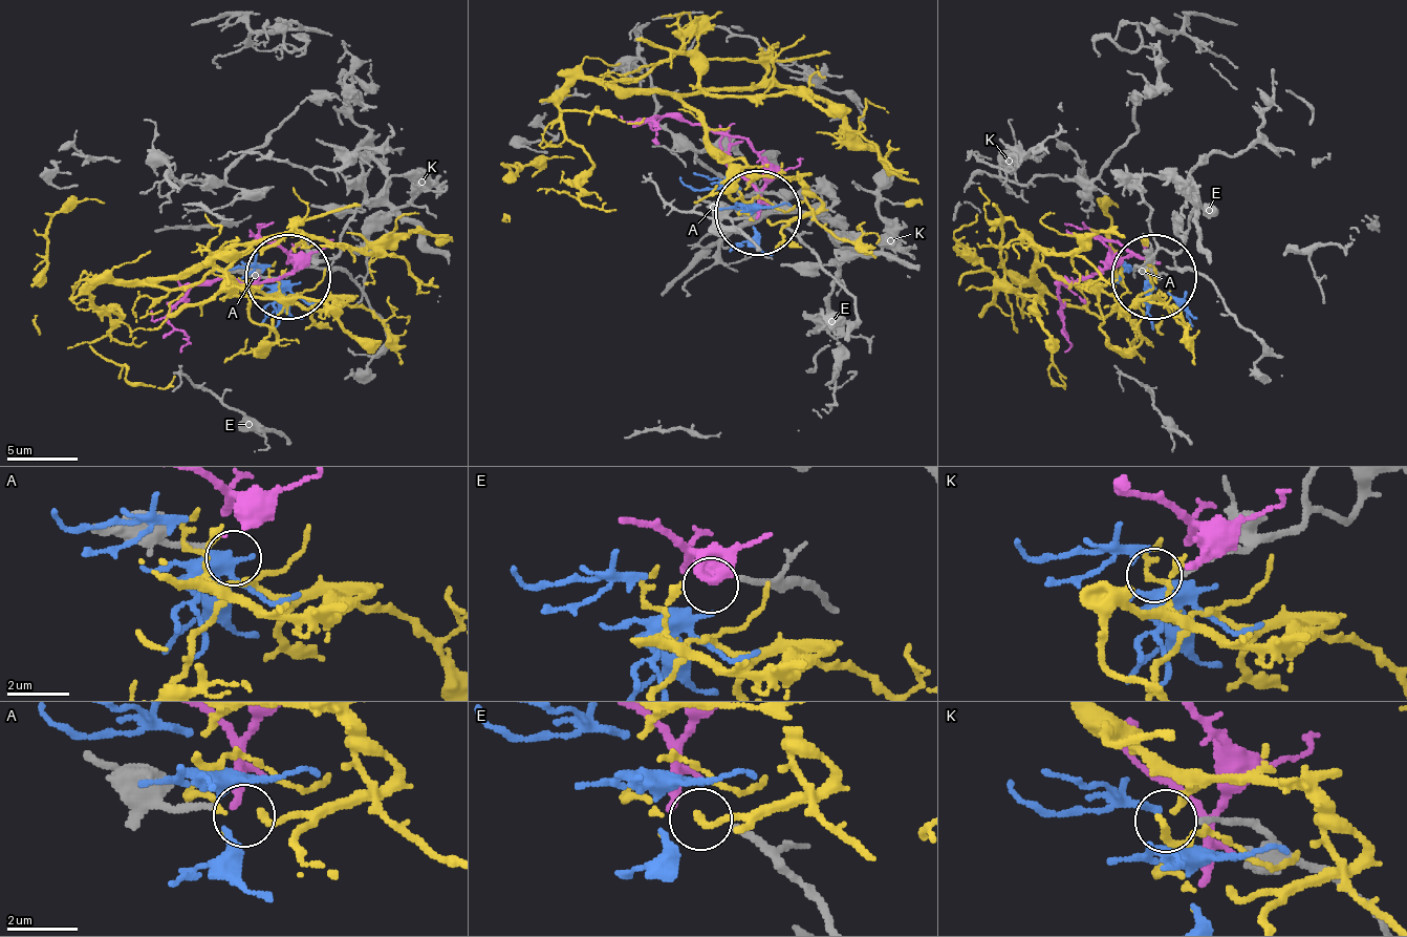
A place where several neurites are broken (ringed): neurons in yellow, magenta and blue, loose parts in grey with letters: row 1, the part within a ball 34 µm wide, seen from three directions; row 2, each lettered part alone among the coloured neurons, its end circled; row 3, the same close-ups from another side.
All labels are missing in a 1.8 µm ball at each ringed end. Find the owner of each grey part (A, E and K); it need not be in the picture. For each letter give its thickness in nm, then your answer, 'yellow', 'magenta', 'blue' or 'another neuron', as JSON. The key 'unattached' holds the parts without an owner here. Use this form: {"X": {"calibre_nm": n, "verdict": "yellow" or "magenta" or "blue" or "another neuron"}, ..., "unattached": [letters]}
{"A": {"calibre_nm": 180, "verdict": "another neuron"}, "E": {"calibre_nm": 180, "verdict": "another neuron"}, "K": {"calibre_nm": 170, "verdict": "another neuron"}, "unattached": ["A", "E", "K"]}

